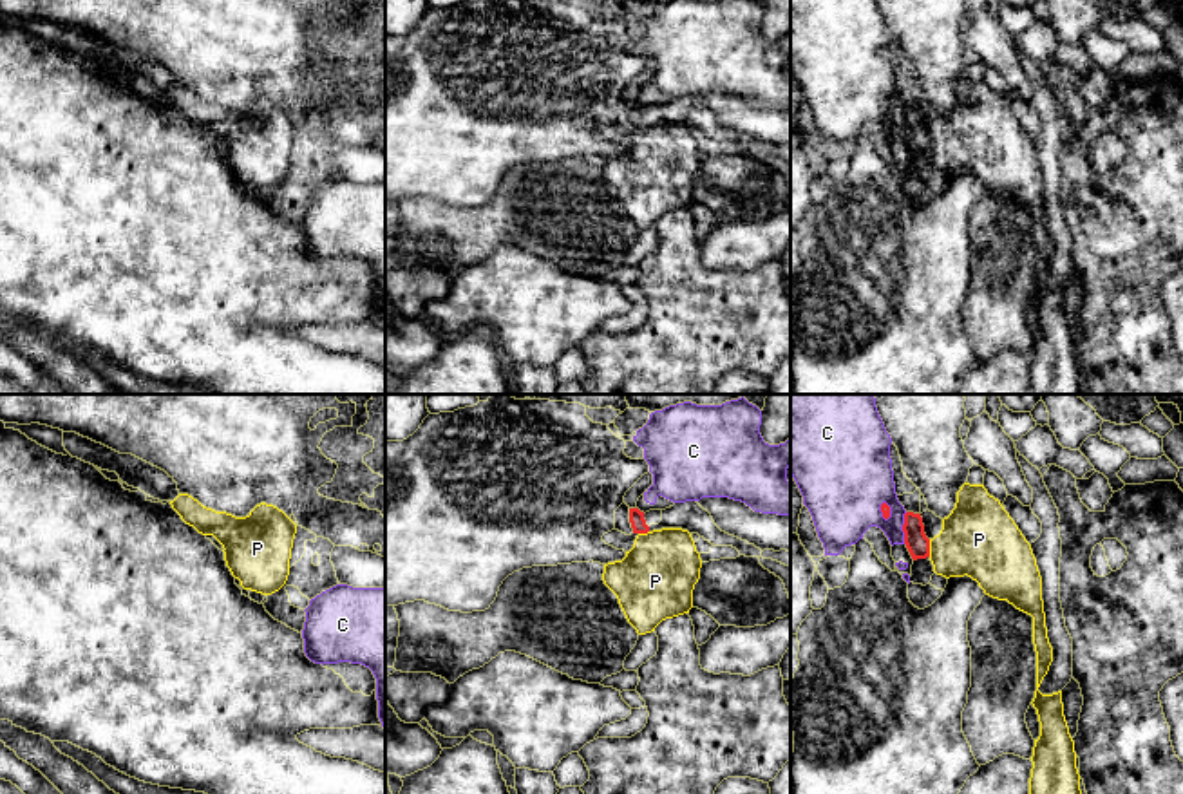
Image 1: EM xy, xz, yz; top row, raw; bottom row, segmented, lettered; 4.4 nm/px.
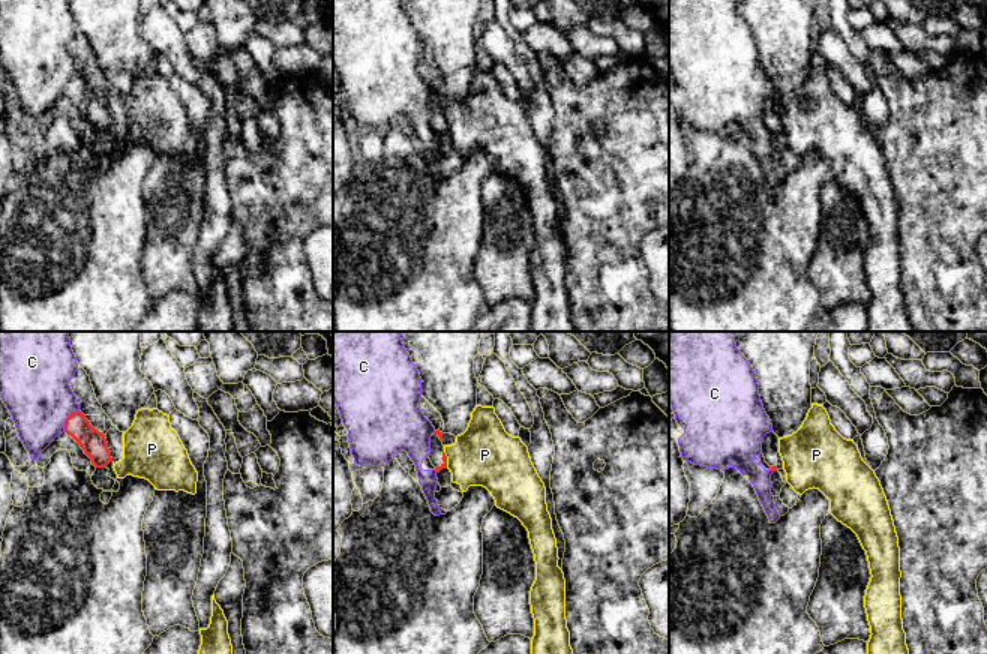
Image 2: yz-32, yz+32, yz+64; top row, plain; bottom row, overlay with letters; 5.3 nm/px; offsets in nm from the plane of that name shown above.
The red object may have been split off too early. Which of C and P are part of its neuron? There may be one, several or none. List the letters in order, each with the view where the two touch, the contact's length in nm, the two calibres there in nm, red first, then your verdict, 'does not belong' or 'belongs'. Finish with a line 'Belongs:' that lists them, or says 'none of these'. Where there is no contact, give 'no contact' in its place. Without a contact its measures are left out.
C: meets red in yz; contact 140 nm long; 100 nm thick on the red side, 240 nm on the other; does not belong
P: meets red in yz; contact 80 nm long; 100 nm thick on the red side, 340 nm on the other; does not belong
Belongs: none of these

